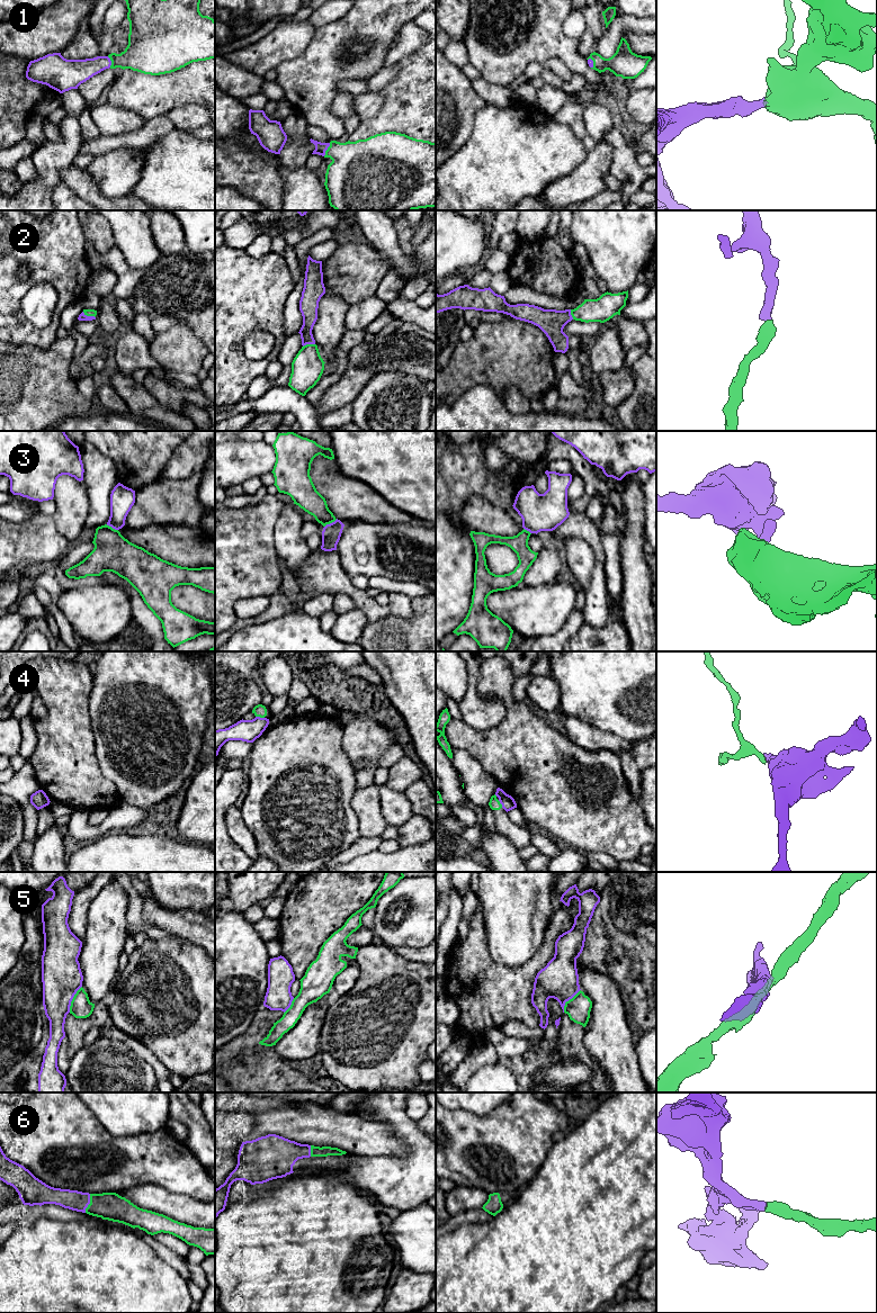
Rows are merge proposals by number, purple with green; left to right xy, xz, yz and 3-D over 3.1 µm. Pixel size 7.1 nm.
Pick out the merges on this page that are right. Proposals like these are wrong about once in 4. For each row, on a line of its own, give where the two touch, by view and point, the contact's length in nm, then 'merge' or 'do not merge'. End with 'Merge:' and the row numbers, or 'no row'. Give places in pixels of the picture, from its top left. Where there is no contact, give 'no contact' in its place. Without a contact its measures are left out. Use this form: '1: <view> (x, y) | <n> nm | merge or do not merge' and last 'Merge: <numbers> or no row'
1: xz (327, 149) | 110 nm | merge
2: xy (89, 316) | 100 nm | merge
3: xz (330, 523) | 110 nm | do not merge
4: xz (259, 717) | 70 nm | do not merge
5: xy (72, 998) | 220 nm | merge
6: xy (89, 1203) | 140 nm | merge
Merge: 1, 2, 5, 6

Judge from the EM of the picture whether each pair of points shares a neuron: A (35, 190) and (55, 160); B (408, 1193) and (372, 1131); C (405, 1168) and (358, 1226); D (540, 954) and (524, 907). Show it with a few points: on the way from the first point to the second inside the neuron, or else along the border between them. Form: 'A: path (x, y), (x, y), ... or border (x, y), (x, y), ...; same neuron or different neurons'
A: path (43, 182), (51, 174), (52, 168); same neuron
B: border (408, 1147), (408, 1151), (401, 1156), (358, 1154); different neurons
C: border (355, 1187), (372, 1196), (381, 1205); different neurons
D: border (548, 923), (545, 936), (537, 951), (519, 965); different neurons

